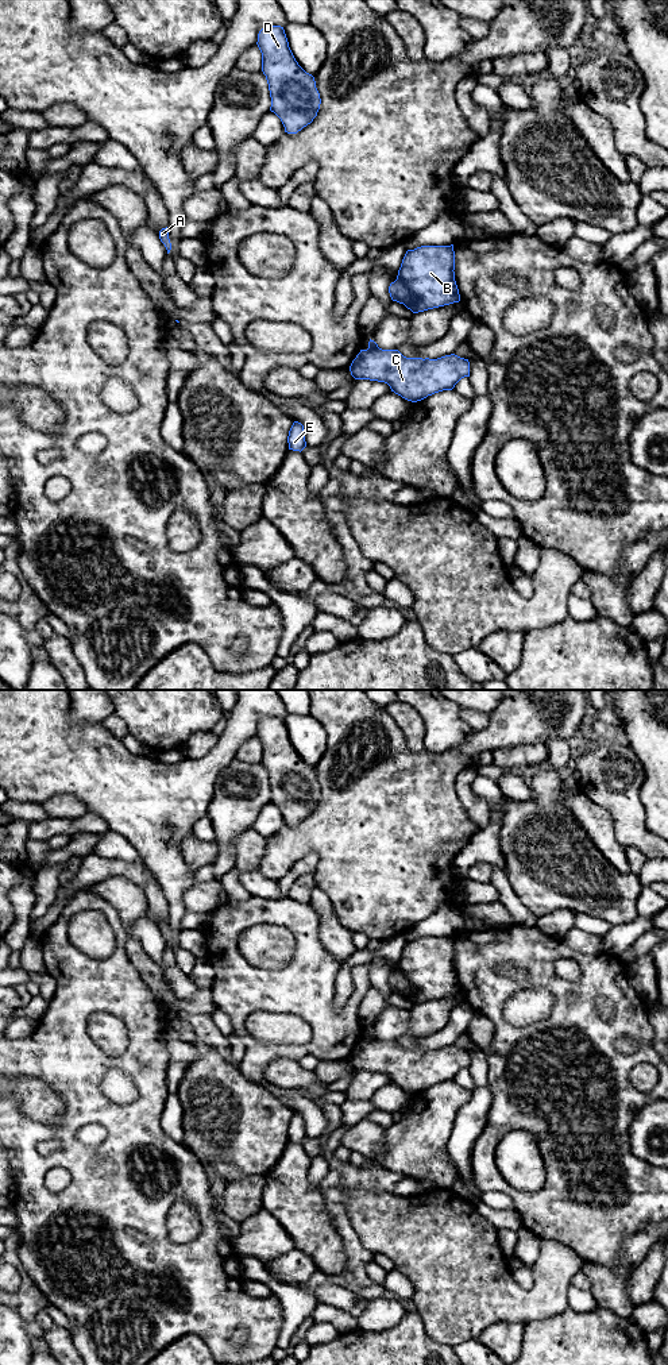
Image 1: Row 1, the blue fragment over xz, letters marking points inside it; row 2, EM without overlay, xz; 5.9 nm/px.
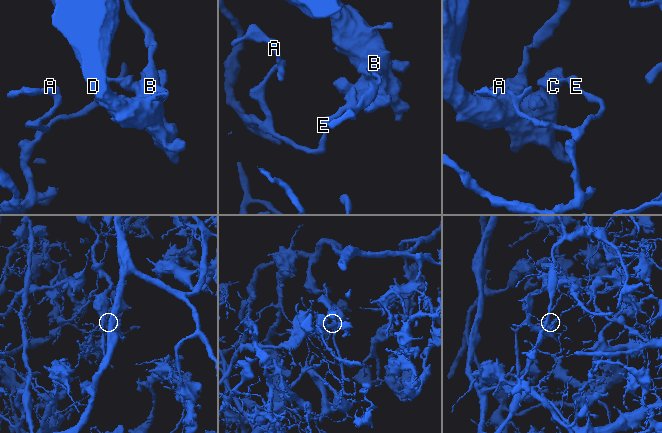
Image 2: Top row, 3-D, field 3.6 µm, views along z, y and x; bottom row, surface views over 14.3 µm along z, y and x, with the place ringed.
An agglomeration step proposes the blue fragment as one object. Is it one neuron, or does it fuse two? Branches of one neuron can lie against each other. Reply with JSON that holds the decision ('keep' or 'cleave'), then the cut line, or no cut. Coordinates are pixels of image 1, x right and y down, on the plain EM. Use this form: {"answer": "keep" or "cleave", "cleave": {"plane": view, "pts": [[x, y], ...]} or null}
{"answer": "cleave", "cleave": {"plane": "xz", "pts": [[378, 1038], [367, 1040]]}}

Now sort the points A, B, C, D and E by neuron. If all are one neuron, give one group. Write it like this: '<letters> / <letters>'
A E / B C D

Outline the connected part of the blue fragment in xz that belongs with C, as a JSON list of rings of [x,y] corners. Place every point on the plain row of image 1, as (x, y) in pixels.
[[[360,1041],[350,1057],[351,1067],[355,1071],[370,1071],[385,1073],[391,1083],[402,1090],[417,1094],[428,1087],[443,1081],[452,1081],[455,1076],[464,1068],[470,1068],[468,1050],[455,1045],[437,1050],[429,1049],[406,1049],[398,1041]]]

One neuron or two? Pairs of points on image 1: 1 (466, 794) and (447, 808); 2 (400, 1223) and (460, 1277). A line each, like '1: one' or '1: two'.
1: two
2: one

